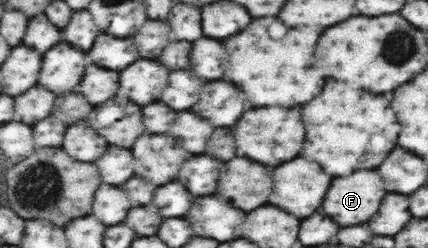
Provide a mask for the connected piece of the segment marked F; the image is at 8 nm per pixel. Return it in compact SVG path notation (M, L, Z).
M361 169L331 183L323 211L343 227L359 225L377 213L385 193L379 173Z

